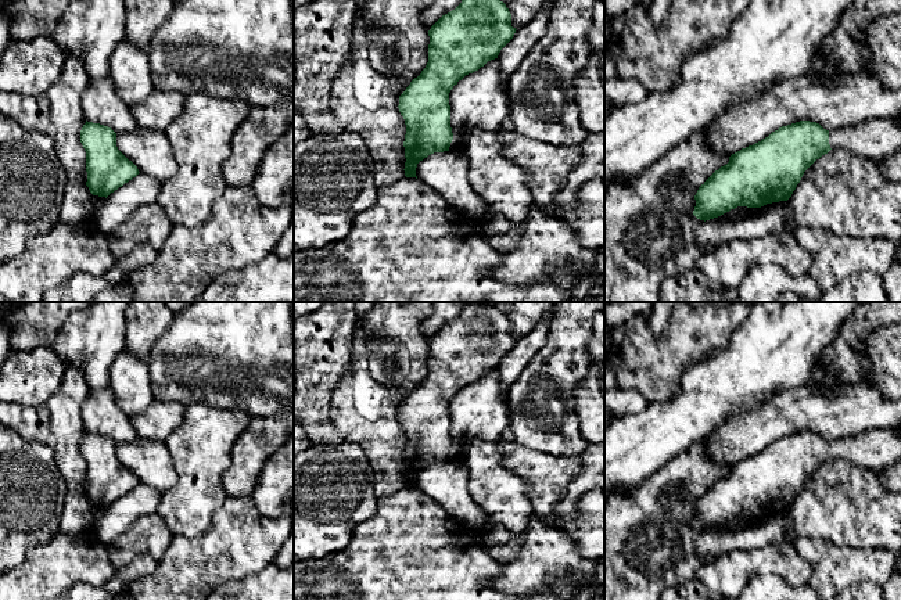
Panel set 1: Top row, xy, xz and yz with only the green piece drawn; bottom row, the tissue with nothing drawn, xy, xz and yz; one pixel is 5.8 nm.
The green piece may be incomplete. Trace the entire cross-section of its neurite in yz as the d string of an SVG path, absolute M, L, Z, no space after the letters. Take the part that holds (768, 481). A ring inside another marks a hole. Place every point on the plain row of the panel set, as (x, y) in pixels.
M873 430L833 442L810 431L782 436L761 452L732 464L729 473L699 497L693 525L706 532L737 517L761 518L787 511L804 482L830 460L846 460L857 467L882 471L901 460L901 436L894 430Z

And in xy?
M87 432L80 441L86 461L86 482L93 506L108 507L140 482L116 457L116 443L104 435Z

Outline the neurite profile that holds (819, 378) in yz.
M812 367L808 385L821 391L828 391L828 389L837 391L847 387L847 384L843 384L837 378L834 371L823 370L821 367Z

